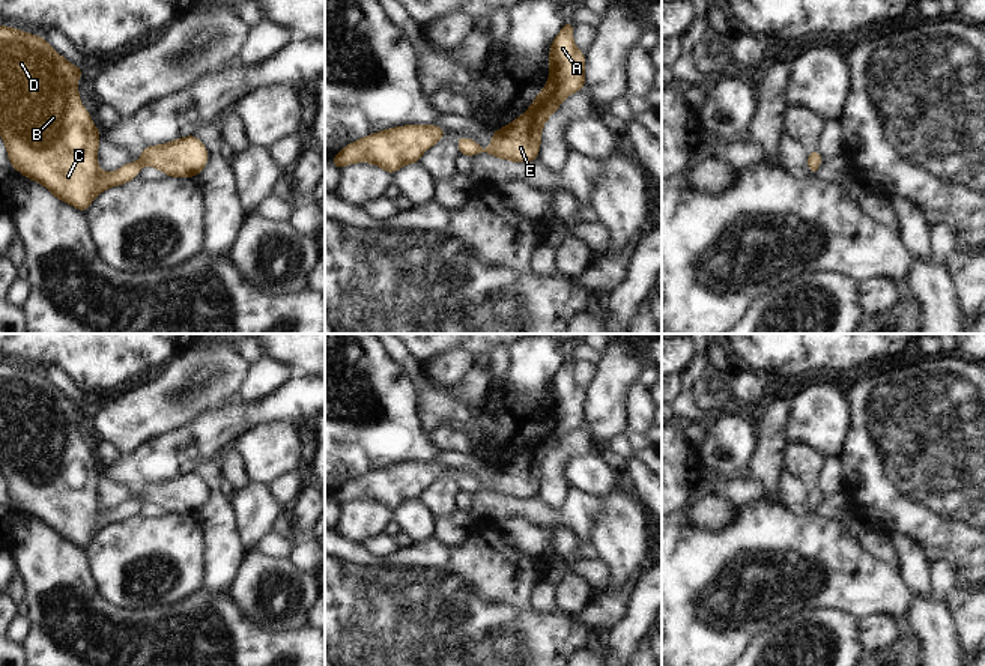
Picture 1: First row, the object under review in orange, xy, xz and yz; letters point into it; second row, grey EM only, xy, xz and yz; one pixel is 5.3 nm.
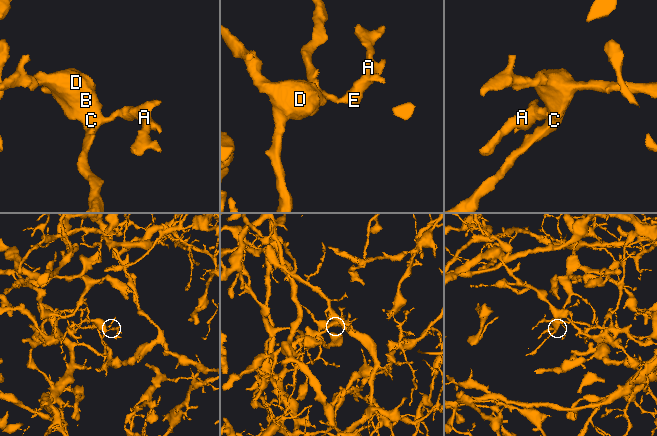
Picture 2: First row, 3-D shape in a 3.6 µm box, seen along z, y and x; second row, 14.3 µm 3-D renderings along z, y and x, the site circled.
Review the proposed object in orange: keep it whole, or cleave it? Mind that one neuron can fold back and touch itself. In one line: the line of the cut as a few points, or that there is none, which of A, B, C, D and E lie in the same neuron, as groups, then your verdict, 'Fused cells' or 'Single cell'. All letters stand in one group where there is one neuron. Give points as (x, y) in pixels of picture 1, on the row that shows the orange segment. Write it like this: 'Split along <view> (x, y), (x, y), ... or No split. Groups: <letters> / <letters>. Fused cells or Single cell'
No split. Groups: A B C D E. Single cell

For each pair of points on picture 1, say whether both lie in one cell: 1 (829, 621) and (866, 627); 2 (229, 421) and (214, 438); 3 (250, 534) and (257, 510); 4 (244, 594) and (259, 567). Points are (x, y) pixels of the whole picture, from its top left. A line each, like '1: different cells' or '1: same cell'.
1: different cells
2: same cell
3: same cell
4: same cell

